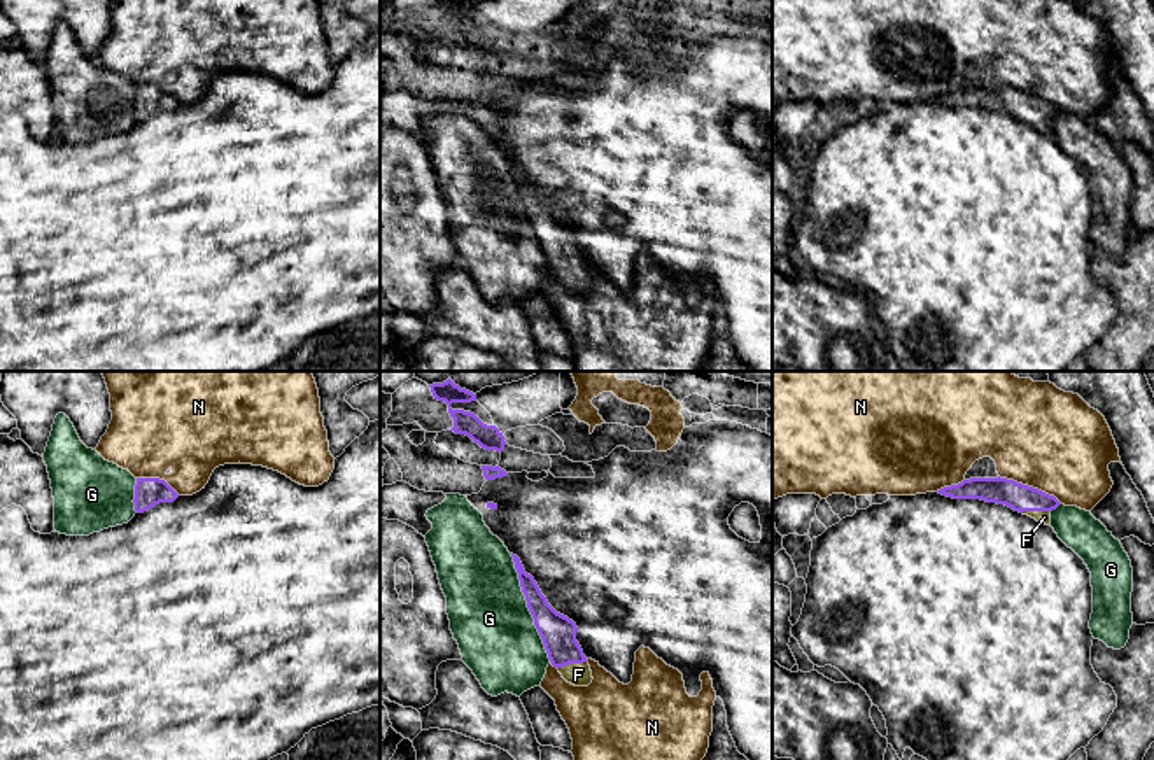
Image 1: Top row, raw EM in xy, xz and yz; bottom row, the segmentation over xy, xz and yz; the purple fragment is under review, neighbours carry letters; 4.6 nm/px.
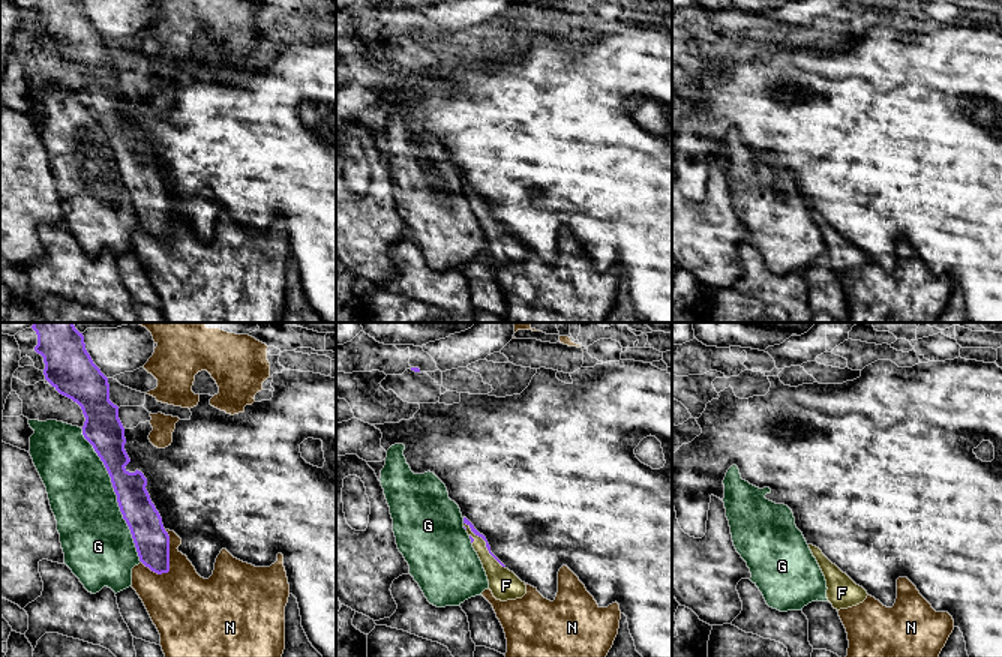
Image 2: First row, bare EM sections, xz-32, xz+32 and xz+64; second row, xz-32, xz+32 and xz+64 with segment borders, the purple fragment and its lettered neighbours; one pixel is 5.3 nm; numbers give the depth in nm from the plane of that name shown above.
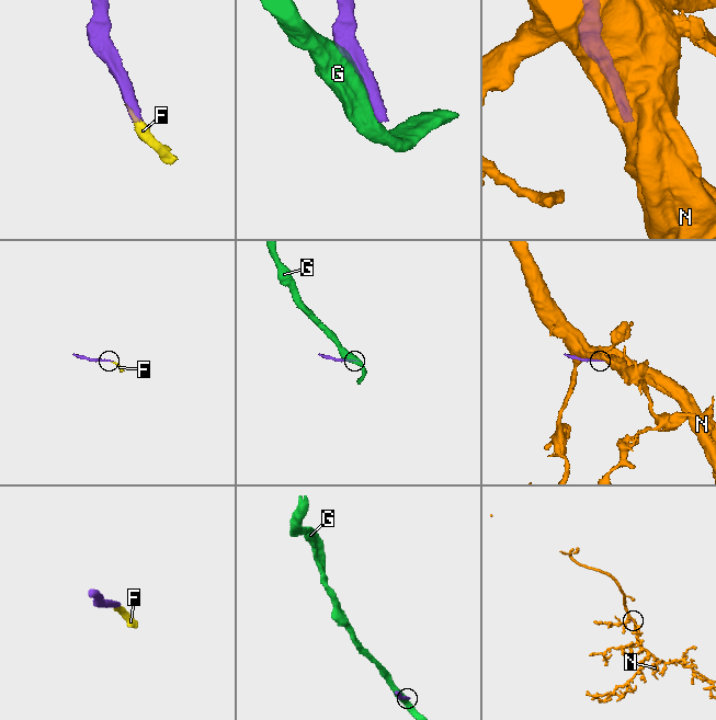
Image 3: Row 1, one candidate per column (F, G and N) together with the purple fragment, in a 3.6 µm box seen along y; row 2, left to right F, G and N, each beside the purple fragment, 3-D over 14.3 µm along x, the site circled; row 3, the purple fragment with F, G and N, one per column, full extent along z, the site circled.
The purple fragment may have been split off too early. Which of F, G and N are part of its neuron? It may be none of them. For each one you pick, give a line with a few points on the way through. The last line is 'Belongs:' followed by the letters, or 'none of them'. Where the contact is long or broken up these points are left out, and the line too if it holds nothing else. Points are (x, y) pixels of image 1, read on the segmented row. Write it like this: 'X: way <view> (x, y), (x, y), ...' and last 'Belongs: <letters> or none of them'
F: way xz (559, 633), (561, 647), (571, 662), (578, 675)
Belongs: F

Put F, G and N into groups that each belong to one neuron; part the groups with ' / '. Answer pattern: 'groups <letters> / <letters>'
groups F / G / N

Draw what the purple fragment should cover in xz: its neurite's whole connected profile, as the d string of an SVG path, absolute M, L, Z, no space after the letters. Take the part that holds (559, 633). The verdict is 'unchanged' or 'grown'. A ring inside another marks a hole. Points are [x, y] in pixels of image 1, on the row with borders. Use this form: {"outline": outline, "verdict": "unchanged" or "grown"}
{"outline": "M513 553L511 557L527 608L534 618L534 625L543 639L552 665L559 669L567 683L574 686L588 686L594 678L588 660L576 641L576 623L548 604L534 578L525 573L520 559Z", "verdict": "grown"}

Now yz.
{"outline": "M1000 476L970 478L937 492L953 499L981 499L986 503L1005 504L1045 525L1051 525L1051 511L1061 504L1054 496Z", "verdict": "grown"}

